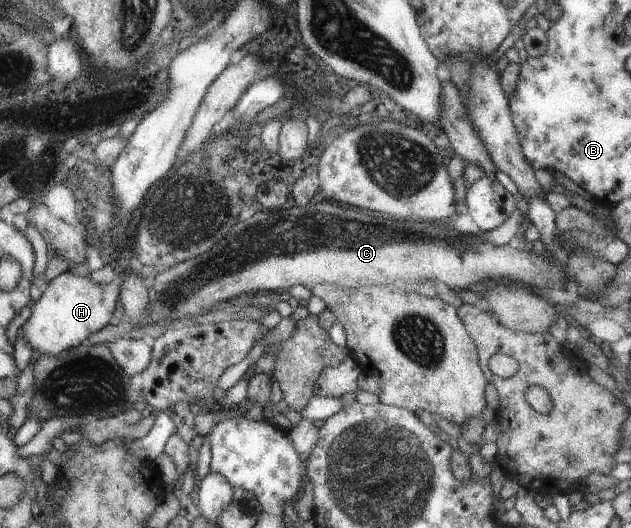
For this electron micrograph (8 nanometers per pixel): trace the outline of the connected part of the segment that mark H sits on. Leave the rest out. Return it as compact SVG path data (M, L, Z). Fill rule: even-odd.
M70 271L47 283L41 299L32 307L29 319L19 328L18 335L32 350L47 356L55 356L67 349L77 348L92 334L102 330L111 321L123 284L123 275L111 283L94 283L87 277L79 277Z

